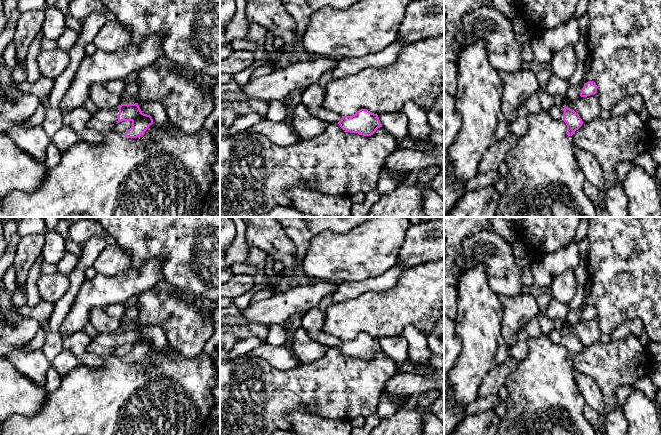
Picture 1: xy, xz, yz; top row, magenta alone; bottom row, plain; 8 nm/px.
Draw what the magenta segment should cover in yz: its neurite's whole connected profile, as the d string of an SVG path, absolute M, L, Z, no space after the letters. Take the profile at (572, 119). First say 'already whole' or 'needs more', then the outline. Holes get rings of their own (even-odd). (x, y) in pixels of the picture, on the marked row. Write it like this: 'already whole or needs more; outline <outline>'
needs more; outline M554 105L547 111L551 117L555 120L564 121L567 125L568 136L572 136L573 133L578 130L582 124L584 123L580 118L579 114L574 110L566 107L566 106L556 106Z

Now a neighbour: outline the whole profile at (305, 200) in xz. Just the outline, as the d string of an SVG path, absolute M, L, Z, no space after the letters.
M298 184L289 189L293 208L314 217L352 217L352 202L343 195L328 195Z

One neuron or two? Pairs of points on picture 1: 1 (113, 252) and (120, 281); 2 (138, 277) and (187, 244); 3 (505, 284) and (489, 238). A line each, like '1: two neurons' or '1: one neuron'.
1: two neurons
2: two neurons
3: one neuron

